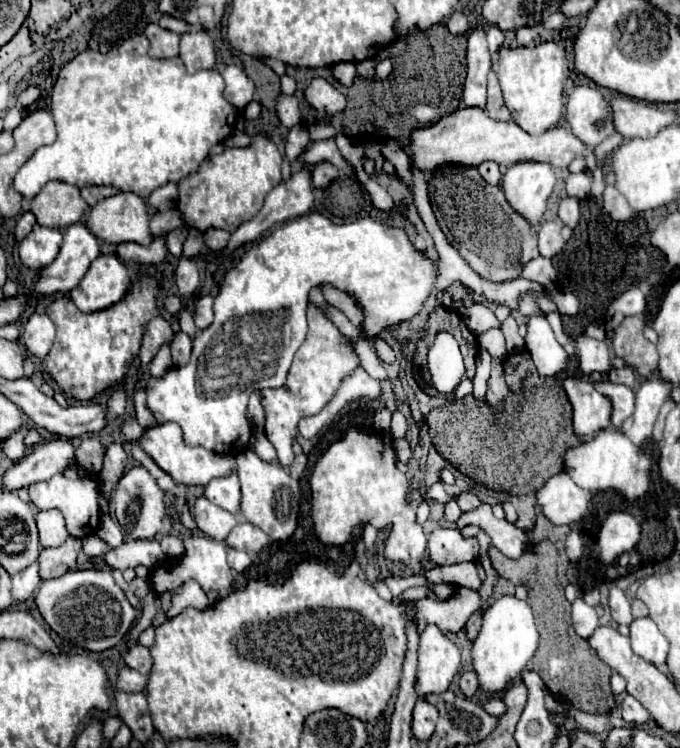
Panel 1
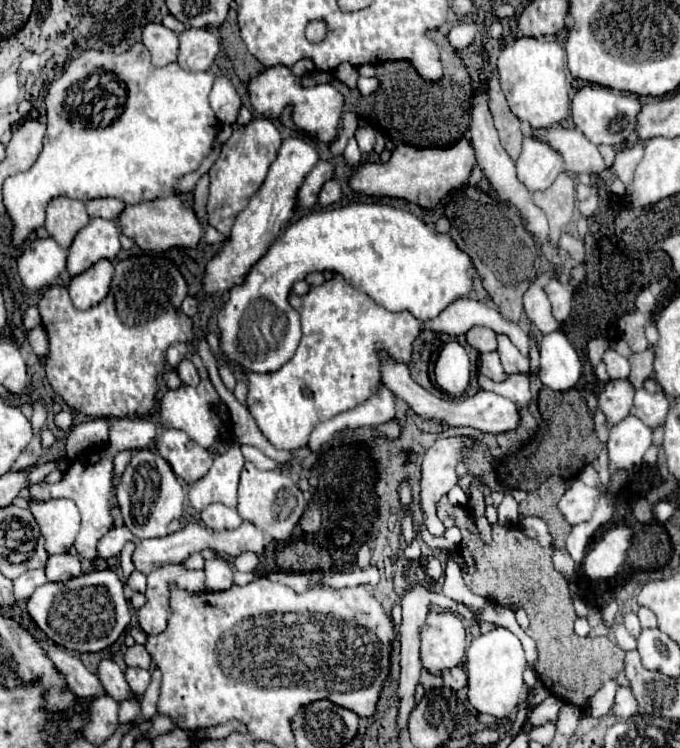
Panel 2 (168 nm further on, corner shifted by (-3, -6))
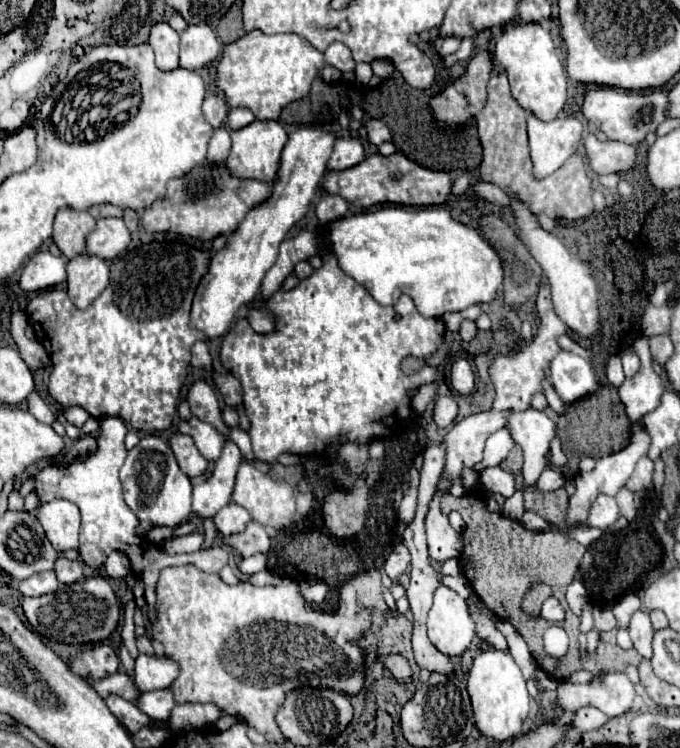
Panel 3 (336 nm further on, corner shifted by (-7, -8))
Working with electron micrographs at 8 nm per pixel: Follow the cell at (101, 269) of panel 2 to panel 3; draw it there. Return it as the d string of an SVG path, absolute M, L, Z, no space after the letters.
M75 256L67 264L67 290L77 308L87 308L107 286L109 266L97 256Z

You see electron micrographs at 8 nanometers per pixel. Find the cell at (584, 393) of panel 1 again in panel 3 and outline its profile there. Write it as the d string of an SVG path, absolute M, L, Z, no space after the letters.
M647 336L637 338L633 342L633 350L641 358L641 368L635 376L625 378L625 382L619 386L619 400L623 402L623 408L629 420L635 422L635 420L641 420L647 412L657 408L663 392L663 382L653 372Z

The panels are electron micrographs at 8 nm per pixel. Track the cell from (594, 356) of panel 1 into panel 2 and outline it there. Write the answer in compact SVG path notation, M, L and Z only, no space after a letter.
M607 350L603 356L603 362L607 364L607 372L609 372L611 380L629 376L629 360L625 356L617 354L615 350Z

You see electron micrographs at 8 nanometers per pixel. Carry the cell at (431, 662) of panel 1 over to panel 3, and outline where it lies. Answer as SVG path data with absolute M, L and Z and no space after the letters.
M447 586L435 590L425 626L433 646L449 658L459 658L475 636L475 624L469 616L465 598Z

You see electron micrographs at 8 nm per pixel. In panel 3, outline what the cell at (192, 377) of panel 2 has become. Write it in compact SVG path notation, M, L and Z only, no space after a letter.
M195 380L189 386L187 400L189 400L189 406L191 406L193 416L197 416L199 420L215 426L215 430L219 430L227 438L229 426L223 422L217 394L215 394L215 390L205 380Z

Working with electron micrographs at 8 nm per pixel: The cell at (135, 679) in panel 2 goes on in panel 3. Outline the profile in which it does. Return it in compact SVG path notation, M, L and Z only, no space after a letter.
M137 656L135 660L135 684L141 692L169 688L177 678L179 670L173 660L157 656Z

